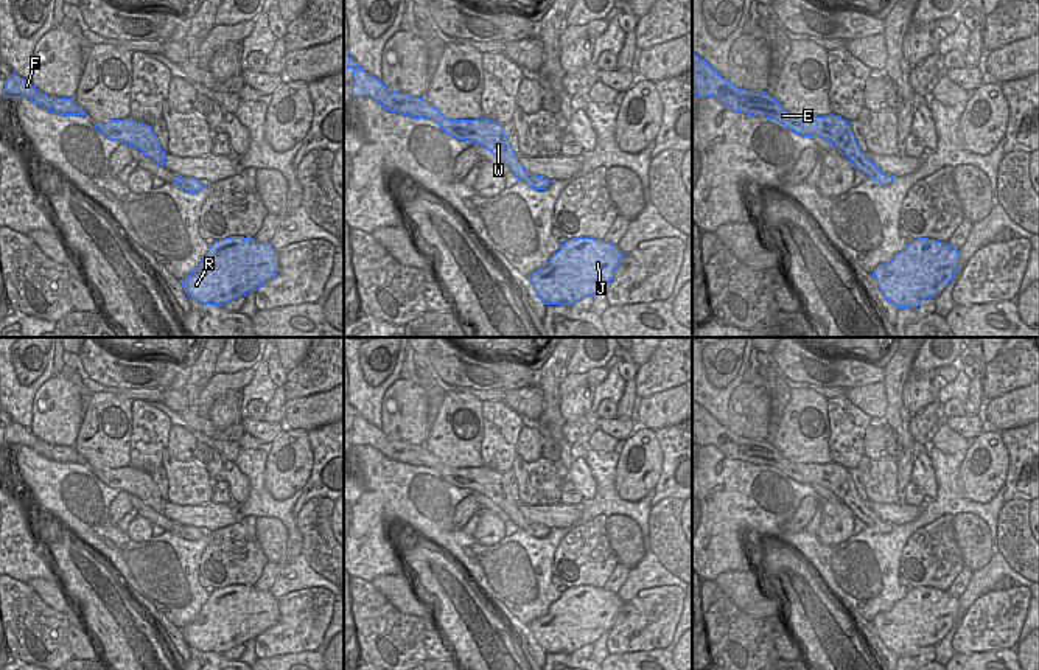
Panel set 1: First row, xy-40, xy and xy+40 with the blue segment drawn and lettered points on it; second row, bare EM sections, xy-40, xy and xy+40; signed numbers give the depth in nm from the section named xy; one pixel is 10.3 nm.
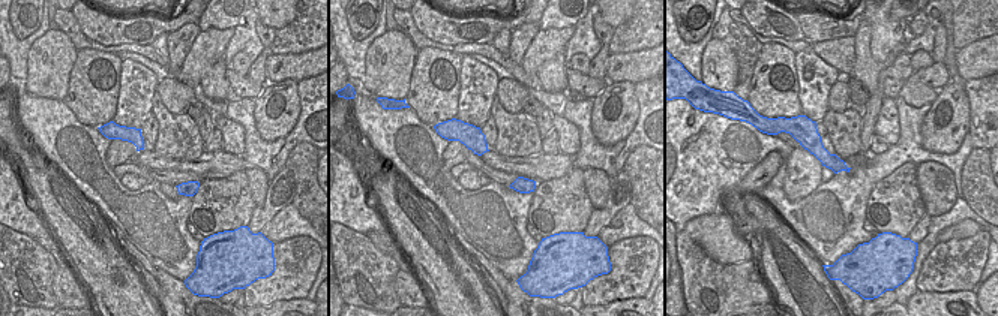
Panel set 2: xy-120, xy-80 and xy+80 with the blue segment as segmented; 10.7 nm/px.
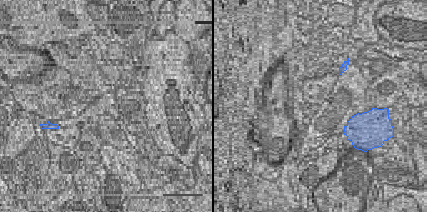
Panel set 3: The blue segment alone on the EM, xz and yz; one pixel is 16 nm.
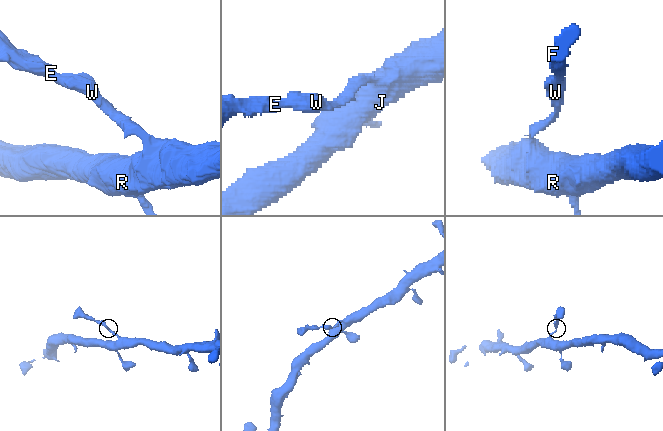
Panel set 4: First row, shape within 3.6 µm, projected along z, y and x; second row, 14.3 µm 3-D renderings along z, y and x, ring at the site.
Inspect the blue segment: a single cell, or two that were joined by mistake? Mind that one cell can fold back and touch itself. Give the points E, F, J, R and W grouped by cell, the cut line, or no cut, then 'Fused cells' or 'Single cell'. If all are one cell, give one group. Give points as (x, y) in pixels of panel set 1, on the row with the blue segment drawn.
Groups: E F J R W. No split. Single cell

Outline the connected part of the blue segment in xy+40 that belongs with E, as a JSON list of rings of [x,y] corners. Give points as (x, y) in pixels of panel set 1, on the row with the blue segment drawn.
[[[692,51],[692,93],[695,98],[715,98],[726,110],[742,112],[753,117],[765,117],[779,121],[795,134],[804,137],[818,135],[846,155],[852,166],[866,179],[880,185],[893,182],[891,174],[882,173],[869,155],[860,151],[851,126],[838,115],[792,115],[764,90],[745,90],[722,78],[705,59]]]

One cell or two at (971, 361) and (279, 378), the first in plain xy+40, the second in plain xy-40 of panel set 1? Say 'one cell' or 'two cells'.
one cell

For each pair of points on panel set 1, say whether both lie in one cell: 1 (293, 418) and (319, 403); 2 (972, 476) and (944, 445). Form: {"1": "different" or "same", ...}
{"1": "same", "2": "different"}

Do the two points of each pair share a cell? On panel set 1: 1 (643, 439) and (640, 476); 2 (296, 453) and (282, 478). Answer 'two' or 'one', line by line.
1: one
2: one

